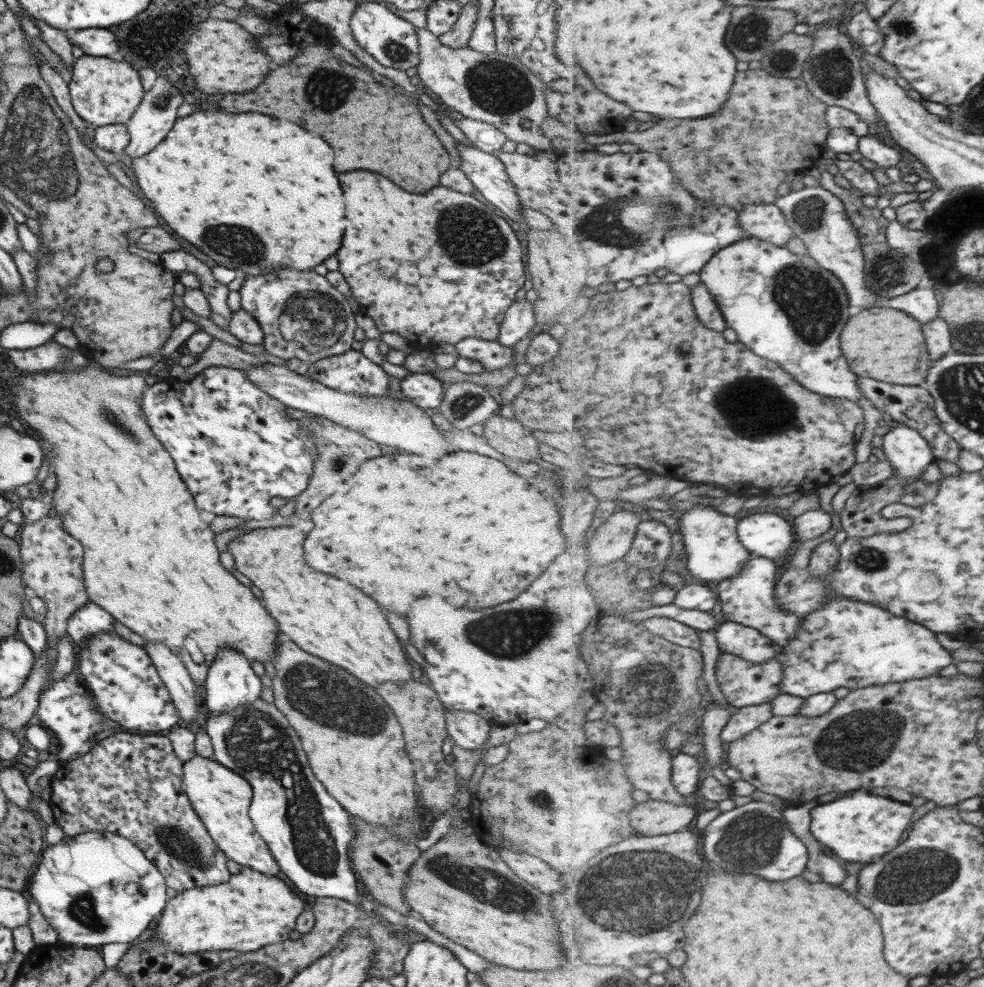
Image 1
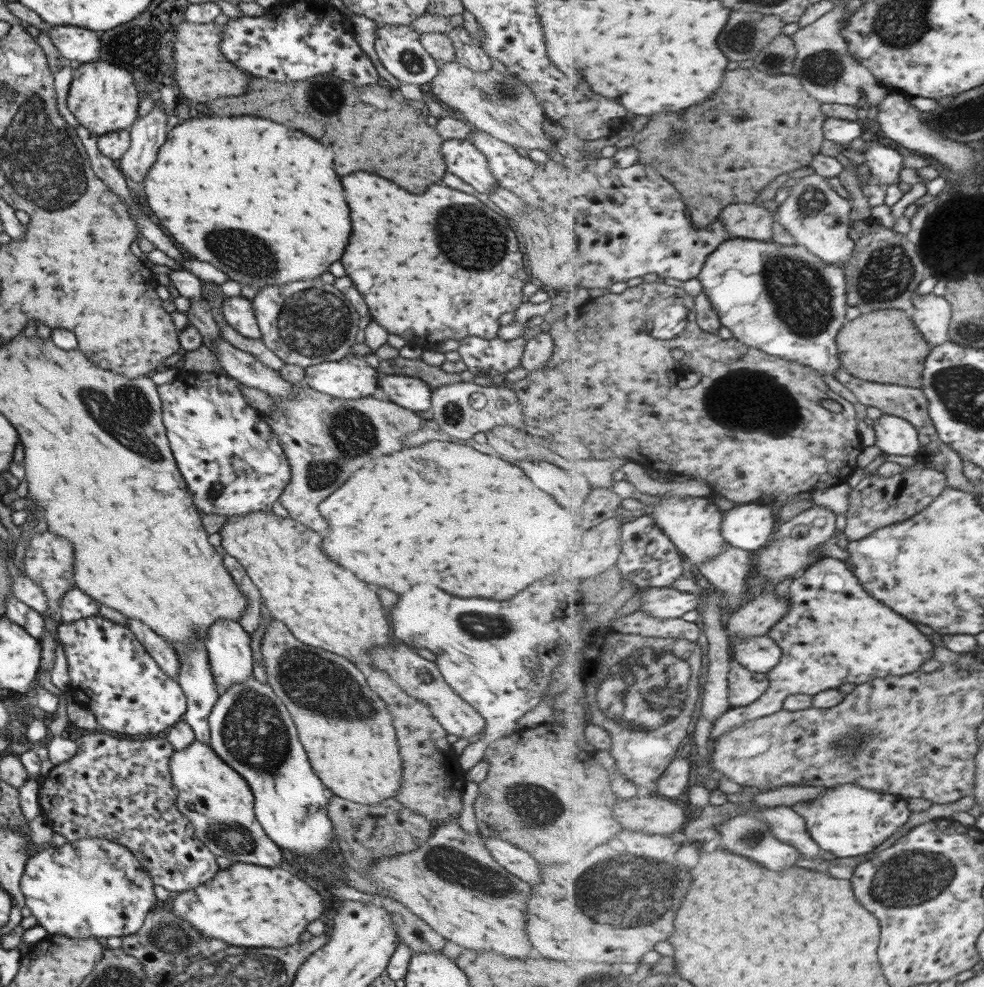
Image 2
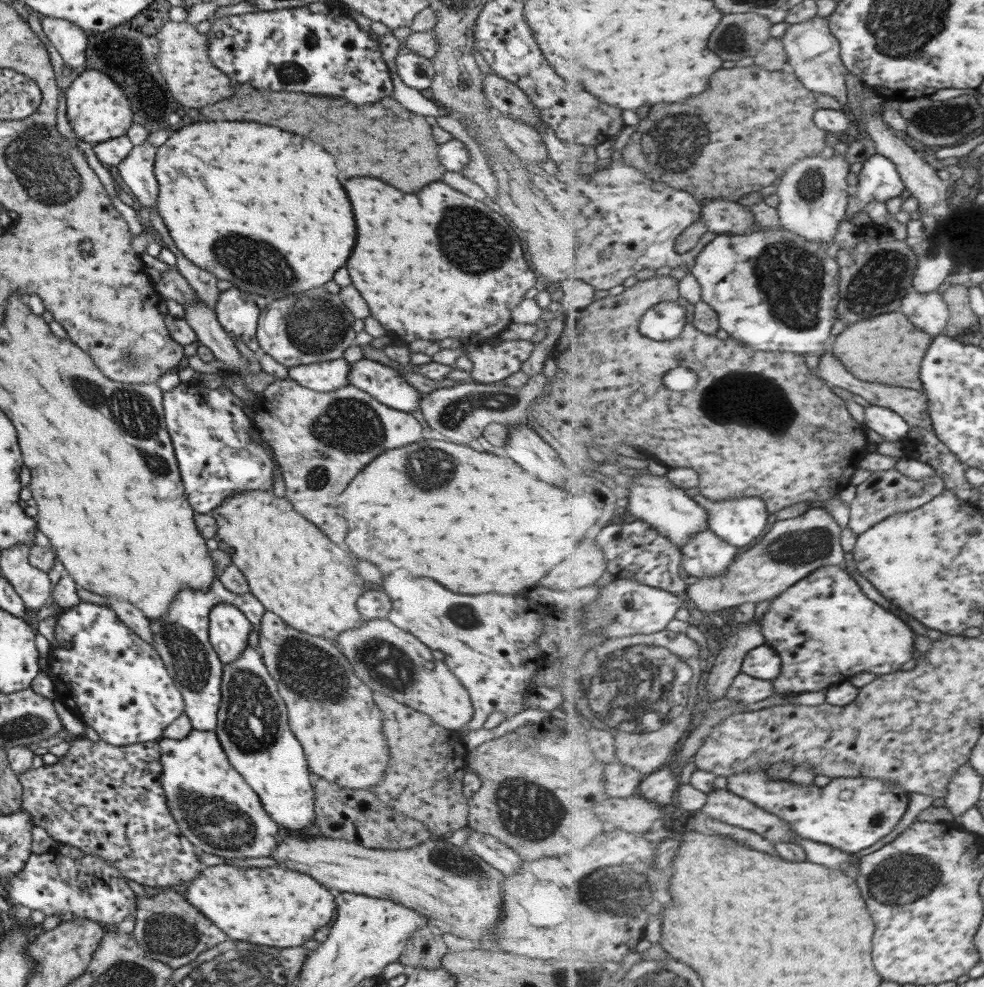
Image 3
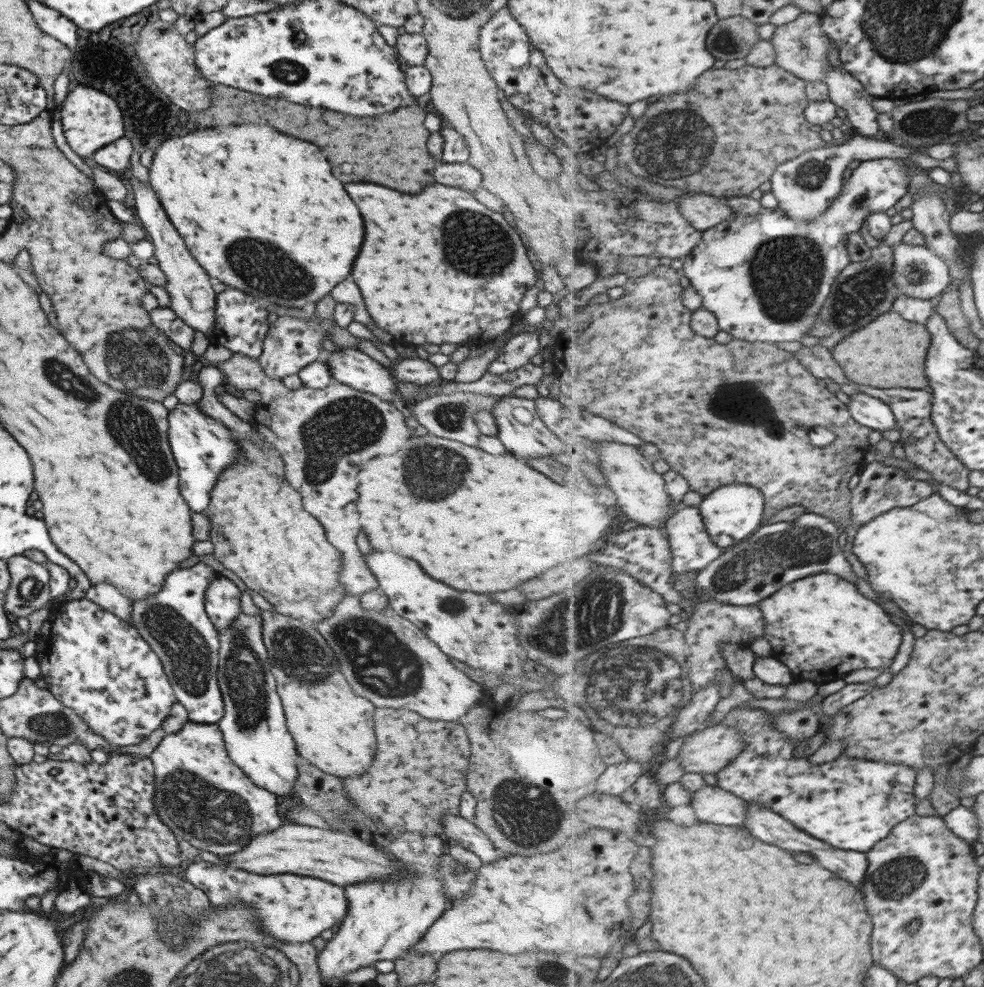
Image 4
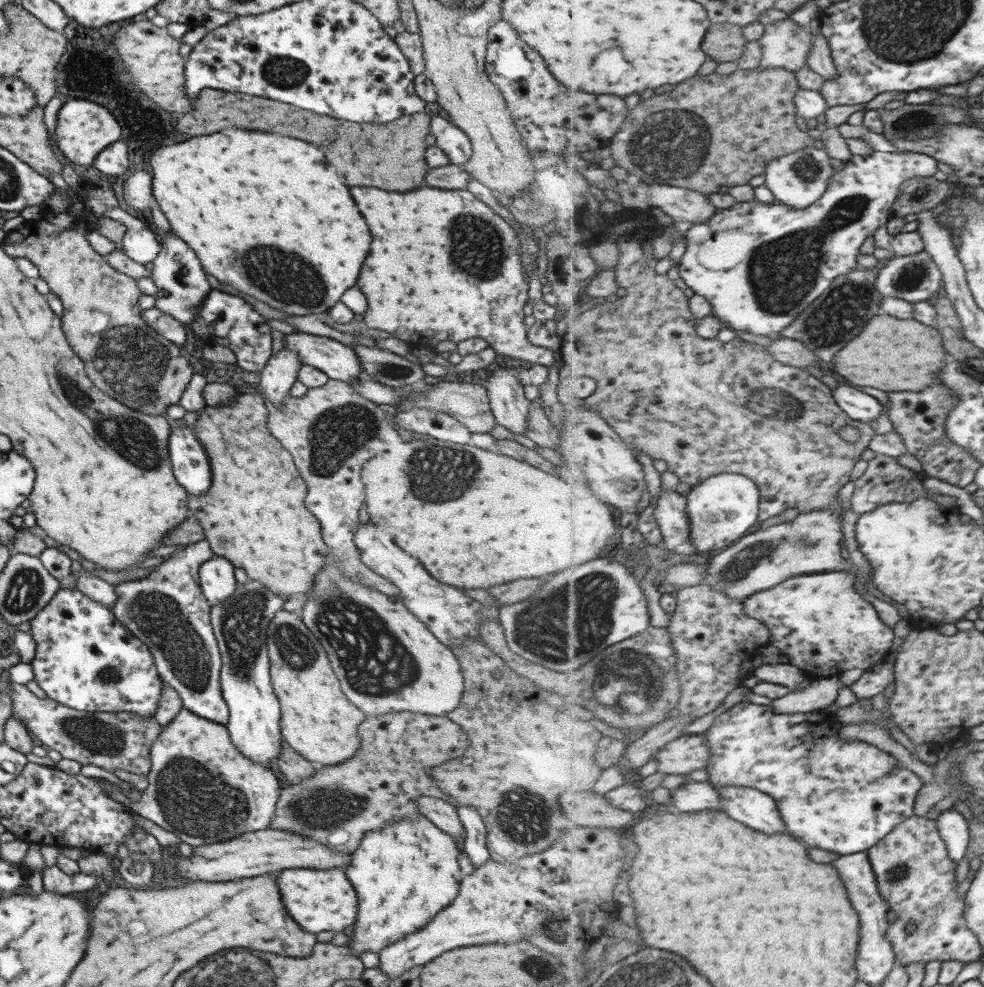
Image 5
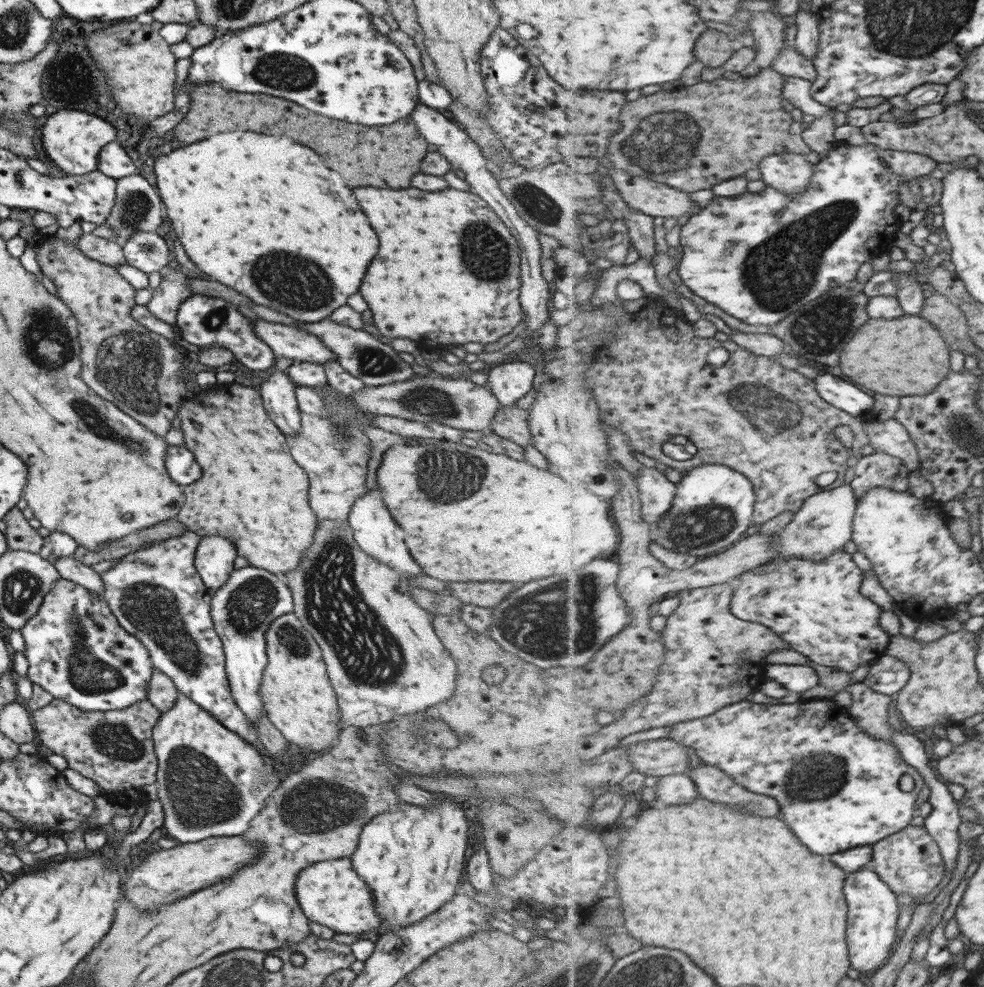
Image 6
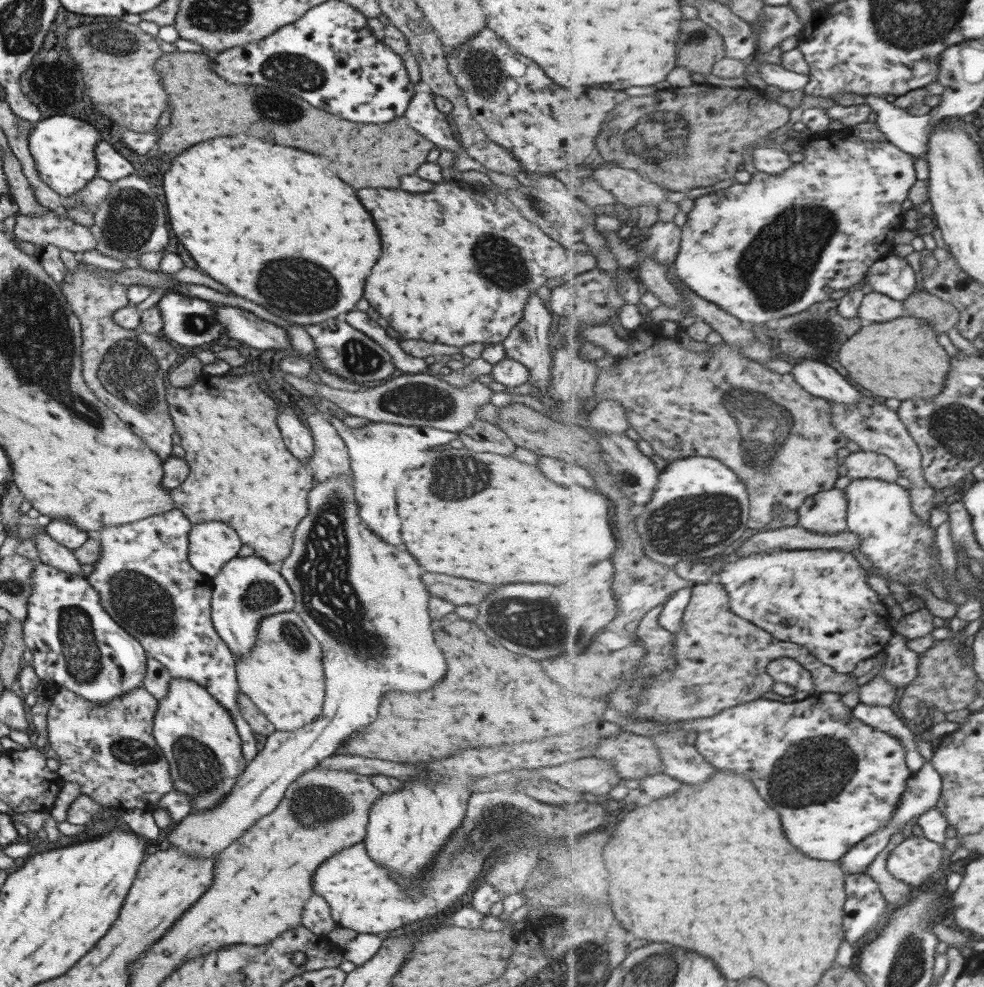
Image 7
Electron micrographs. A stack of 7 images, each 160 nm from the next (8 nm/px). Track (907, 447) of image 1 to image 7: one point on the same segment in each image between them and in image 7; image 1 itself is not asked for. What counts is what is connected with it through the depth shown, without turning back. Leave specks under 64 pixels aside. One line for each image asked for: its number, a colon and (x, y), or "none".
2: (894, 435)
3: (889, 424)
4: (871, 412)
5: (859, 406)
6: (836, 390)
7: (817, 377)

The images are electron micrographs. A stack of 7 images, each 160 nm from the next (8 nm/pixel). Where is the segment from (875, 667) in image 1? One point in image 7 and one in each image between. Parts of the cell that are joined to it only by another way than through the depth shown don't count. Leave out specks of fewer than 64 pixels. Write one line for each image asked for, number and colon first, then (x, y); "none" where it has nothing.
2: (834, 633)
3: (815, 626)
4: (821, 627)
5: (821, 622)
6: (818, 606)
7: (821, 599)

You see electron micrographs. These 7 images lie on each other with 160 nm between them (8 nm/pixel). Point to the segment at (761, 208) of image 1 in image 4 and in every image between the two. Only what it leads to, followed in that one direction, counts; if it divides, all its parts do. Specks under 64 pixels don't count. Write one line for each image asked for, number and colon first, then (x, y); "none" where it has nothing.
2: (742, 220)
3: (719, 215)
4: (703, 211)

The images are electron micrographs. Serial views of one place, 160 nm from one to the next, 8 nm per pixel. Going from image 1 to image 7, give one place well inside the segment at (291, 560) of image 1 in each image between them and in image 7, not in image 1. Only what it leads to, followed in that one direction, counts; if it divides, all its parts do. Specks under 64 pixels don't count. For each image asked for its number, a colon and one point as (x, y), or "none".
2: (326, 607)
3: (294, 572)
4: (259, 530)
5: (253, 514)
6: (252, 493)
7: (239, 473)

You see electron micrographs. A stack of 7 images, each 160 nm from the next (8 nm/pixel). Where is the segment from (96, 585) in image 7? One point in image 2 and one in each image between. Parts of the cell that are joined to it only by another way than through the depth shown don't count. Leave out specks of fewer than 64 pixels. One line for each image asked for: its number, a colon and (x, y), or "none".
2: (194, 677)
3: (180, 635)
4: (173, 623)
5: (165, 609)
6: (156, 595)

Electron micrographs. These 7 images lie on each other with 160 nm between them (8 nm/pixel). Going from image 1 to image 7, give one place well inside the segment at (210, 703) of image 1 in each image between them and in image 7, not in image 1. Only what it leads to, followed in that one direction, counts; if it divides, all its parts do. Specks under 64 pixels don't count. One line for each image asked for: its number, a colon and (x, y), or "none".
2: (227, 645)
3: (228, 628)
4: (221, 597)
5: (216, 579)
6: (213, 556)
7: (210, 544)

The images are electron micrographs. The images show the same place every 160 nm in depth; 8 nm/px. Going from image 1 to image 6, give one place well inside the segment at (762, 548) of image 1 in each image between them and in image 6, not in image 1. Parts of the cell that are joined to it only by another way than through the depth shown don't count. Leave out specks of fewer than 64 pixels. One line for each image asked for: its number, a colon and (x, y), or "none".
2: (749, 526)
3: (741, 521)
4: (731, 513)
5: (721, 509)
6: (713, 507)

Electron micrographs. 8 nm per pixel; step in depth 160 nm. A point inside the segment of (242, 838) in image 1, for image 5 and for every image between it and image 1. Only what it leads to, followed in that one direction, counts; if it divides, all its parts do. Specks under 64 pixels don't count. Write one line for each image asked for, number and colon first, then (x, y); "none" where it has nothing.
2: (214, 798)
3: (215, 810)
4: (200, 795)
5: (200, 789)

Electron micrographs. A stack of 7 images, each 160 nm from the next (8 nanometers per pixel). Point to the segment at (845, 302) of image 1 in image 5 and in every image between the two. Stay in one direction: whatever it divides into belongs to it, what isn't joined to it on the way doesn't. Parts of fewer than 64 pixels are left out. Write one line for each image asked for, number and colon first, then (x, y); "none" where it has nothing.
2: (784, 300)
3: (760, 283)
4: (746, 269)
5: (749, 261)

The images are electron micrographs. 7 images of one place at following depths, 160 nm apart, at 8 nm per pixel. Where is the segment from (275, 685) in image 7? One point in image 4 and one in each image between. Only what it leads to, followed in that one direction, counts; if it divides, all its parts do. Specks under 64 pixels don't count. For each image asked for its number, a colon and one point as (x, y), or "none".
4: (332, 729)
5: (316, 721)
6: (297, 698)

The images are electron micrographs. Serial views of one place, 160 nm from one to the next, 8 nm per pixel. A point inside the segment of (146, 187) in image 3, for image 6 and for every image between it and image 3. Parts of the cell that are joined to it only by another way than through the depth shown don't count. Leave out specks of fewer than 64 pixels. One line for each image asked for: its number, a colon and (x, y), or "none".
4: (191, 297)
5: (181, 286)
6: (172, 289)

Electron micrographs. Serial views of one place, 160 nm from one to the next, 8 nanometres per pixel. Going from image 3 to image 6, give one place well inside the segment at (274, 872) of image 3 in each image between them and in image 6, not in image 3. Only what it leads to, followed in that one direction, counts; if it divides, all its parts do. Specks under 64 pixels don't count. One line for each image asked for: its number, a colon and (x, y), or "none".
4: (293, 908)
5: (317, 900)
6: (332, 894)

